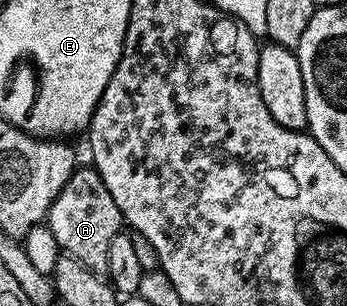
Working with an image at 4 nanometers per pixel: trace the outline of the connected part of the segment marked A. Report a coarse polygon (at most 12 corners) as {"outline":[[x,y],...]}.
{"outline":[[76,168],[45,224],[103,275],[125,222],[101,175]]}

